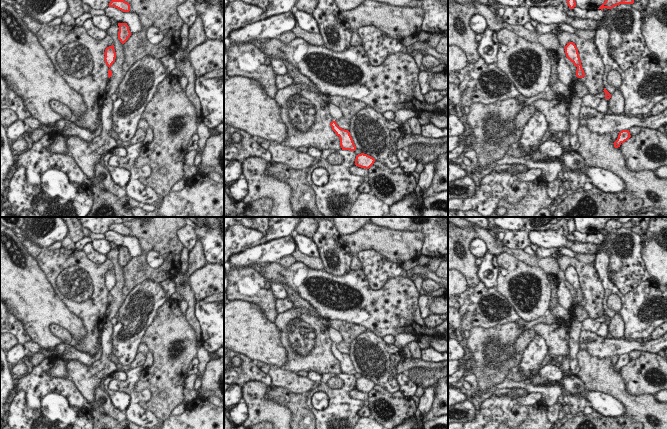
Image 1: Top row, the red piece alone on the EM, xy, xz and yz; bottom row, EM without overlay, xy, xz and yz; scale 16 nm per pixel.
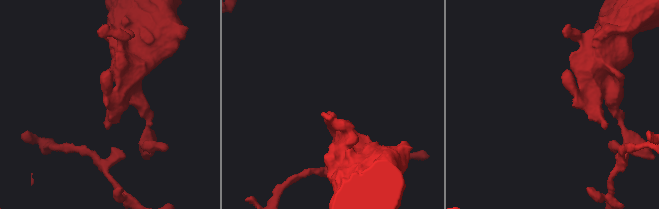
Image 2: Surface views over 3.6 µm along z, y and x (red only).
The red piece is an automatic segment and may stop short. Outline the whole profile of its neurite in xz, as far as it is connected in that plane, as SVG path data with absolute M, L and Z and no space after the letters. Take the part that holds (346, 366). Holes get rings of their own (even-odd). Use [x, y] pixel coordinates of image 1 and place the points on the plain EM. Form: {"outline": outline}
{"outline": "M330 326L328 327L328 333L332 341L332 346L330 347L330 350L332 351L332 354L336 357L336 359L339 361L340 370L342 374L355 375L356 370L353 366L350 356L348 354L340 352L336 347L338 343L343 342L343 337L341 333Z"}

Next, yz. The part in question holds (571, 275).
{"outline": "M573 266L567 267L567 269L564 271L566 281L574 288L574 290L577 291L577 294L575 297L572 296L570 293L570 290L567 288L564 282L560 282L558 290L557 290L557 296L559 297L560 305L570 312L575 304L573 303L574 300L578 302L585 301L584 294L581 289L581 284L579 281L578 273Z"}

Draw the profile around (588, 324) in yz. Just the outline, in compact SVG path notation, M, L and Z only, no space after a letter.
M588 317L581 324L584 330L596 333L602 323L596 321L595 319L591 319L590 317Z

